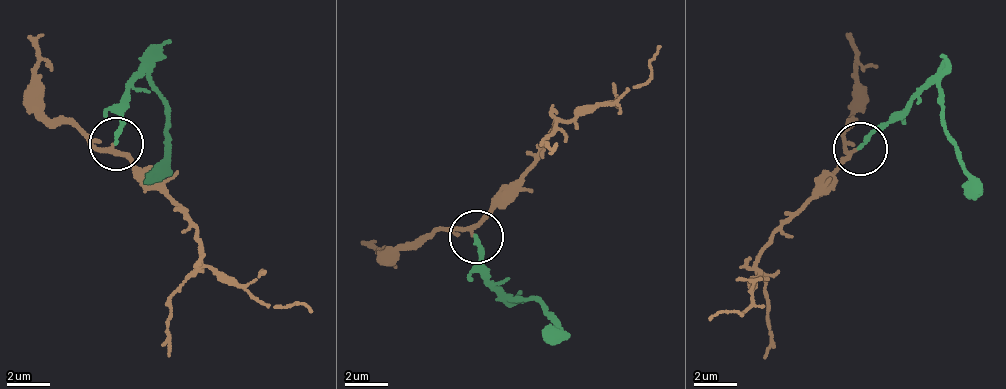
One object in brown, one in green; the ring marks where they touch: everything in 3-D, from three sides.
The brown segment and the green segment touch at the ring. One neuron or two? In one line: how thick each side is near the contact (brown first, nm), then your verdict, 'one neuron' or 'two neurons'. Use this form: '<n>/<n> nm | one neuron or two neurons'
160/180 nm | two neurons

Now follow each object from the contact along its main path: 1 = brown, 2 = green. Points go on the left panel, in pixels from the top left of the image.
1: (112, 145), (180, 203), (203, 259), (261, 303), (292, 303), (311, 311)
2: (117, 145), (120, 111), (142, 76), (166, 107), (168, 133), (165, 159), (142, 185)

